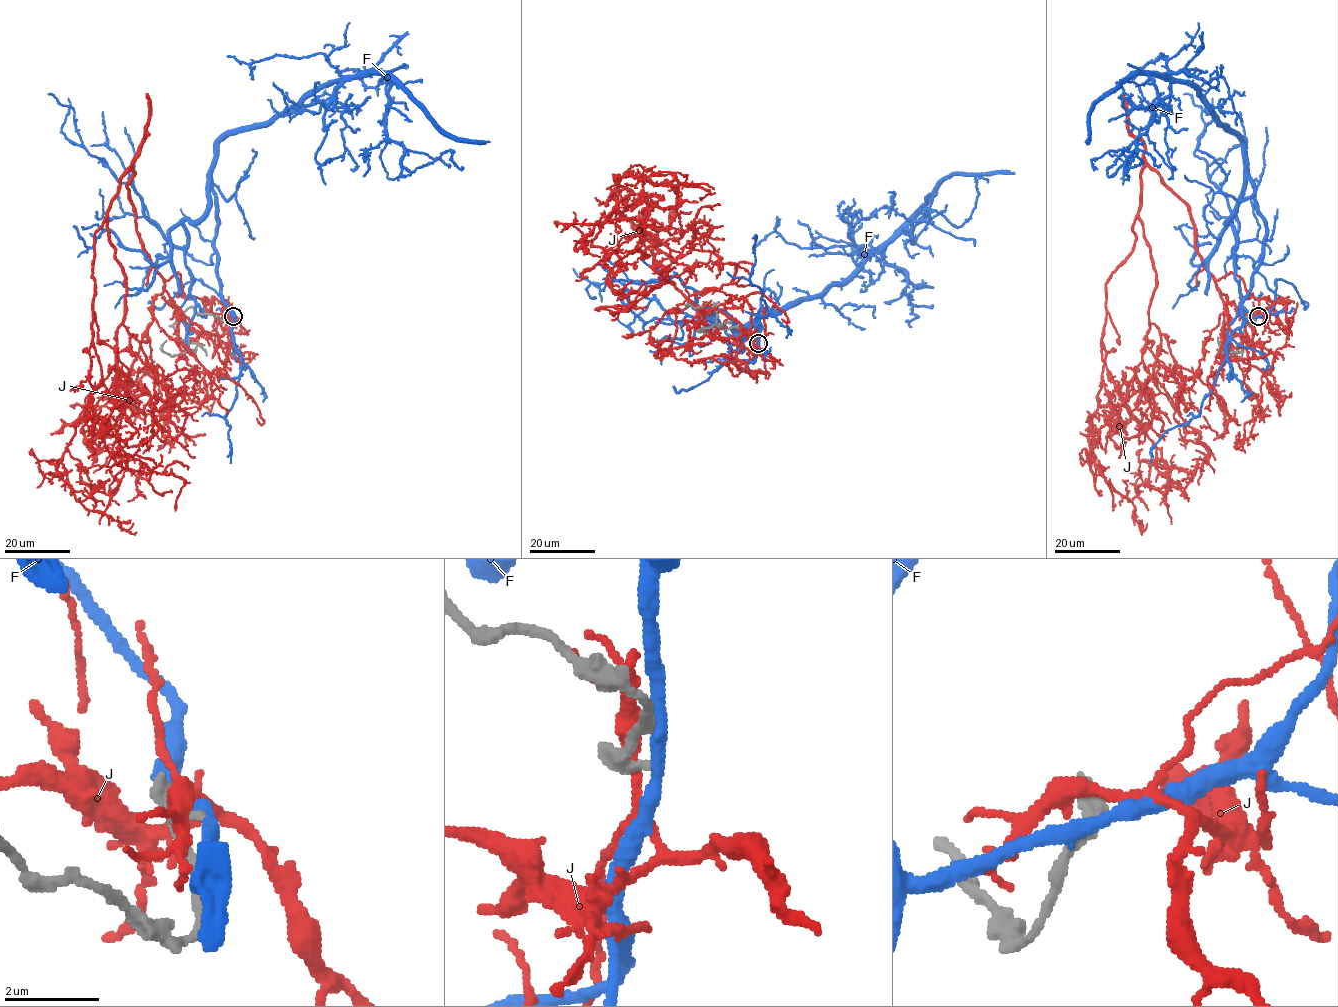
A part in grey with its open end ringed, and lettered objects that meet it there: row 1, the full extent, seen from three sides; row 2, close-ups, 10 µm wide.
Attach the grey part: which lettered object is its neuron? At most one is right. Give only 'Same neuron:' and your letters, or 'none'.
Same neuron: none

